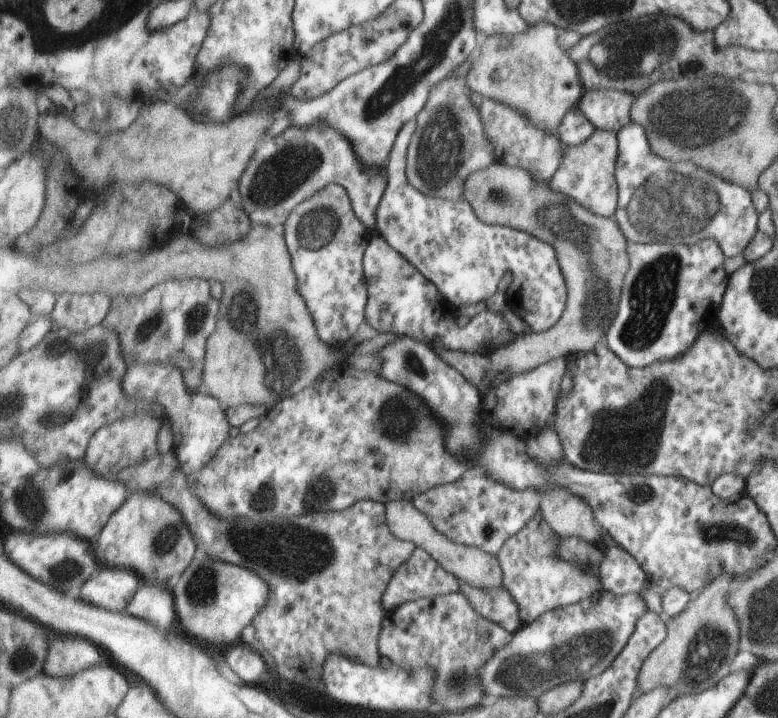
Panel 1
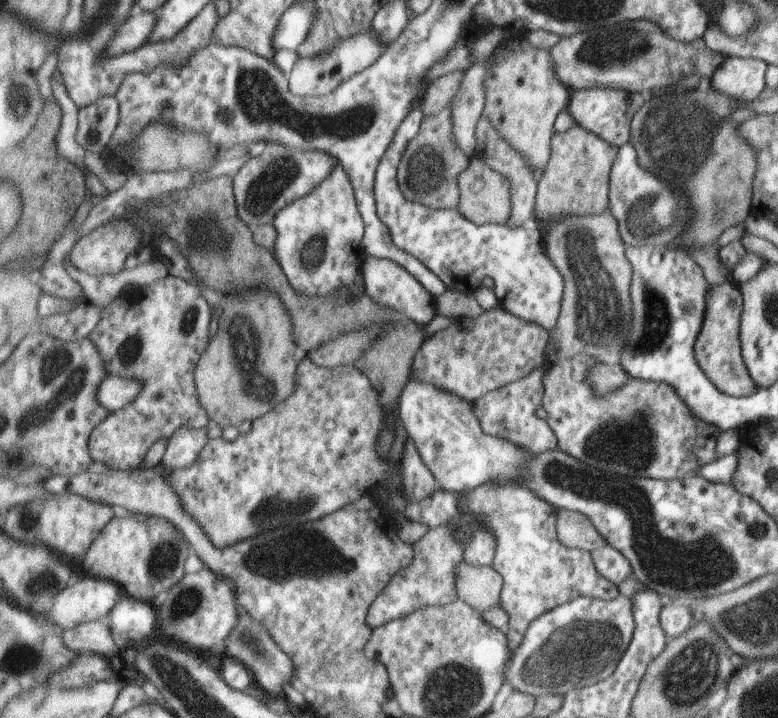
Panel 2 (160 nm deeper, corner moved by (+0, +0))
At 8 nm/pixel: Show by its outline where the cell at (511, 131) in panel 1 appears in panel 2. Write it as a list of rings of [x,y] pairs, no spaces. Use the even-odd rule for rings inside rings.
[[[485,115],[481,117],[481,122],[479,122],[477,138],[479,138],[479,142],[481,142],[481,144],[479,144],[479,150],[476,150],[477,156],[481,157],[481,160],[483,160],[485,164],[488,164],[497,172],[502,173],[503,176],[506,176],[511,181],[512,211],[507,226],[509,228],[519,228],[532,225],[536,216],[535,207],[540,174],[534,172],[534,169],[526,163],[526,158],[523,158],[523,155],[517,152],[498,133],[498,129],[491,124],[491,119]]]

